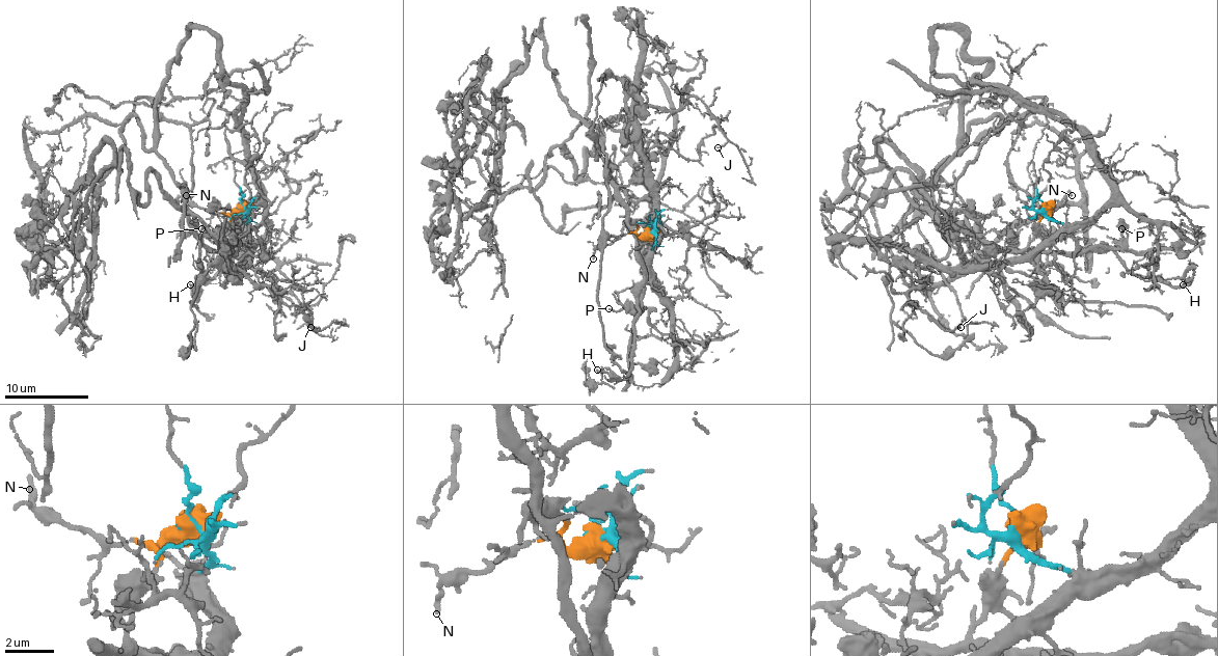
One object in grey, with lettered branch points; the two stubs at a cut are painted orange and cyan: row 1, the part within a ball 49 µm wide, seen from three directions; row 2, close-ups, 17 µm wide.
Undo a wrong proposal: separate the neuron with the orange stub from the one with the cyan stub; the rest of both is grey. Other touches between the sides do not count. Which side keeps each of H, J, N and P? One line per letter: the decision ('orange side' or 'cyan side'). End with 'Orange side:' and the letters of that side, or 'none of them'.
H: orange side
J: cyan side
N: orange side
P: orange side
Orange side: H, N, P

